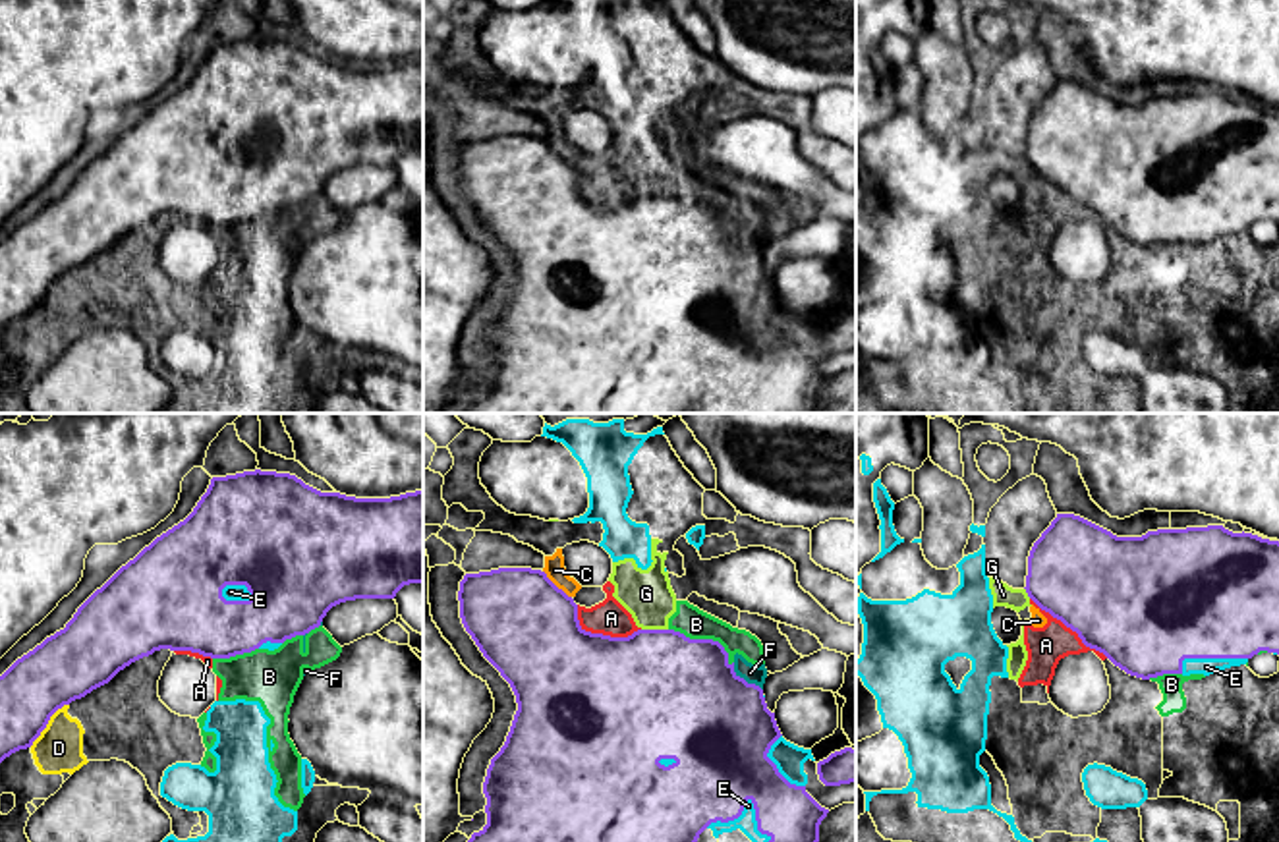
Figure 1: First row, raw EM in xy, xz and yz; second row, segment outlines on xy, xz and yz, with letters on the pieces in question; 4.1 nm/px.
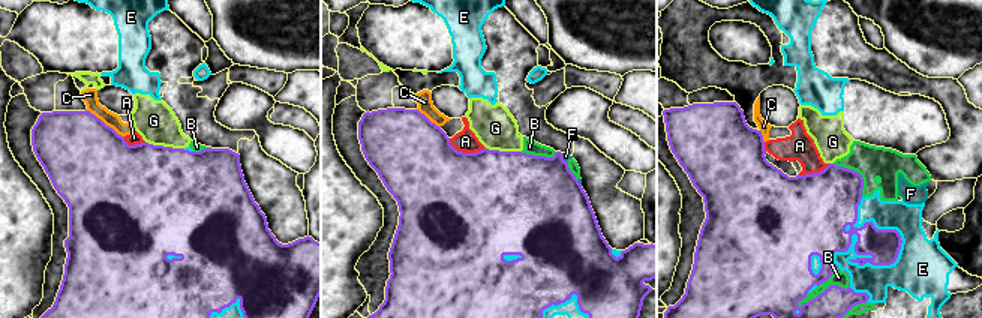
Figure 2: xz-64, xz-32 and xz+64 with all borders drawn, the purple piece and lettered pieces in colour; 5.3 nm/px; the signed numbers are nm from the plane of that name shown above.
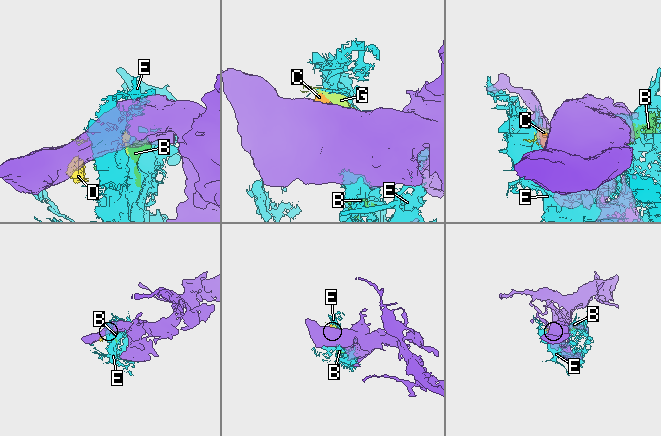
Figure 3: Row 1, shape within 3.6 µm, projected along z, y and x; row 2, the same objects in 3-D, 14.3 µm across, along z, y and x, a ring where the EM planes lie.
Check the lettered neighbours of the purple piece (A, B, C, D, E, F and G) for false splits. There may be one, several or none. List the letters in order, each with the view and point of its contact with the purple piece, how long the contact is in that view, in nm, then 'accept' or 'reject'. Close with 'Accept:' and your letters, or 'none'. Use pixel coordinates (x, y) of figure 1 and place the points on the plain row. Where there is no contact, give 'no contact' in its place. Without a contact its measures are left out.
A: xz (601, 201) | 300 nm | reject
B: xz (706, 207) | 300 nm | reject
C: xz (555, 153) | 170 nm | reject
D: xy (47, 290) | 240 nm | reject
E: yz (1208, 224) | 280 nm | reject
F: xz (742, 246) | 170 nm | reject
G: xz (655, 197) | 110 nm | reject
Accept: none

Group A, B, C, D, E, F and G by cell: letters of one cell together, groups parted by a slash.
A B C D E F G

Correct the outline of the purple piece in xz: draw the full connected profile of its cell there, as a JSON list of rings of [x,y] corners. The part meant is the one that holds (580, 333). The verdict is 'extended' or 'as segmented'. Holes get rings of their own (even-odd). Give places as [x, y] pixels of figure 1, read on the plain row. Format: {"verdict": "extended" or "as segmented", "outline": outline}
{"verdict": "as segmented", "outline": [[[531,135],[466,141],[460,149],[458,168],[466,199],[510,251],[518,270],[506,309],[491,326],[483,350],[487,392],[473,400],[466,413],[696,413],[711,390],[738,386],[748,369],[755,377],[757,398],[771,406],[767,413],[815,413],[819,409],[819,392],[829,377],[821,375],[806,359],[806,353],[790,351],[767,324],[771,313],[782,303],[775,280],[767,276],[763,257],[734,239],[734,230],[728,230],[728,220],[719,209],[690,207],[674,197],[638,197],[628,205],[585,199],[580,193],[574,166],[558,156],[545,139]]]}

